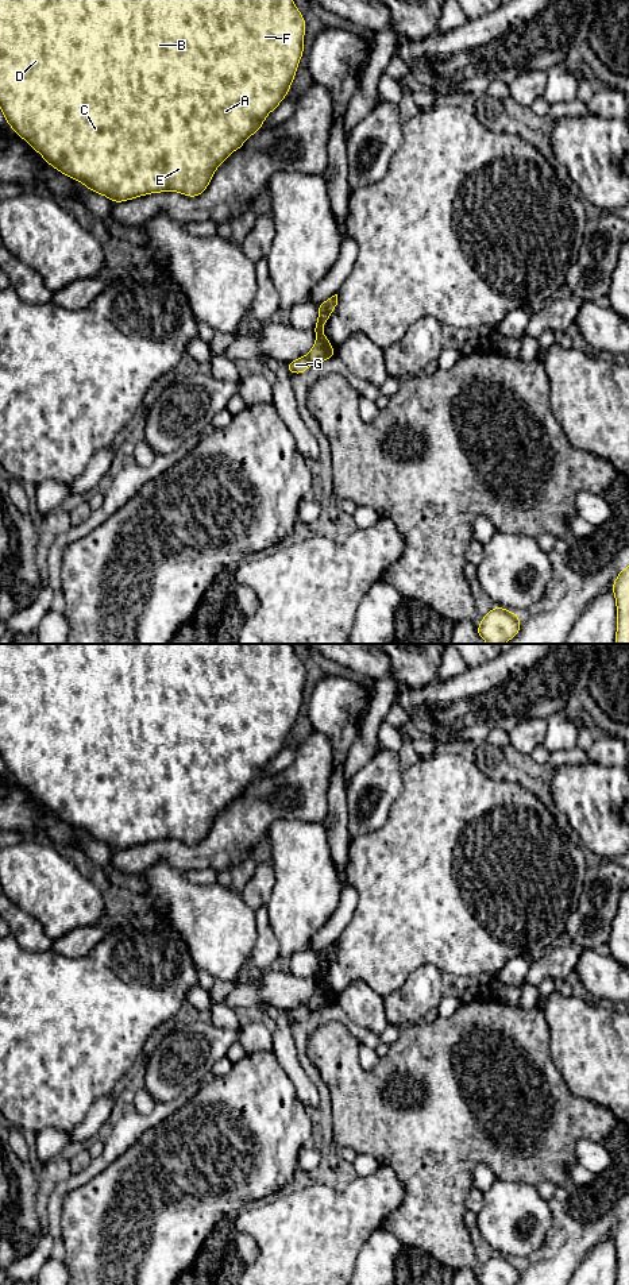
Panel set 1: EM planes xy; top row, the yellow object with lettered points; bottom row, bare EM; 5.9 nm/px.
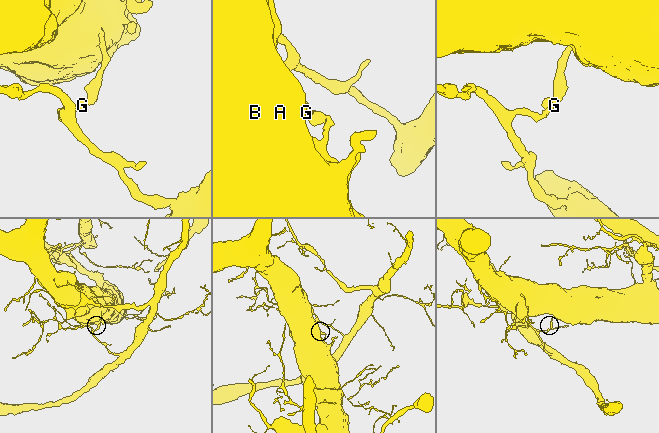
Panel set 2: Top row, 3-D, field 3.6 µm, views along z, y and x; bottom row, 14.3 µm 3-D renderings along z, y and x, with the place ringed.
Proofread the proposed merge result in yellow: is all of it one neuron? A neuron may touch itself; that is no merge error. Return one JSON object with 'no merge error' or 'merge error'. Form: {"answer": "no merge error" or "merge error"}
{"answer": "merge error"}

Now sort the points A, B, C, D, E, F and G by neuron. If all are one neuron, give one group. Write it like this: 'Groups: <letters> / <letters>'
Groups: A B C D E F / G

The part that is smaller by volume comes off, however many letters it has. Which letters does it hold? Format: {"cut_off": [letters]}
{"cut_off": ["G"]}

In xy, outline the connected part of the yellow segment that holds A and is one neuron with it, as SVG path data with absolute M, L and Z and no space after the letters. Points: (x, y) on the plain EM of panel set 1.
M0 644L0 757L8 773L50 814L112 850L162 840L197 845L216 817L288 744L304 702L305 678L292 644Z

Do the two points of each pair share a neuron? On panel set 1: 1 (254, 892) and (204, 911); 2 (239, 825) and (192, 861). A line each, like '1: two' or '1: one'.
1: two
2: one

